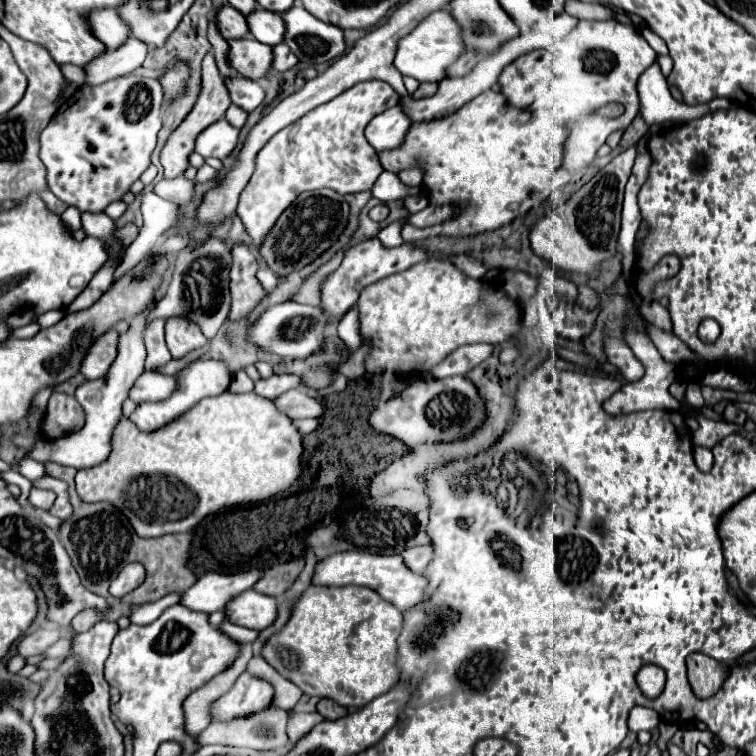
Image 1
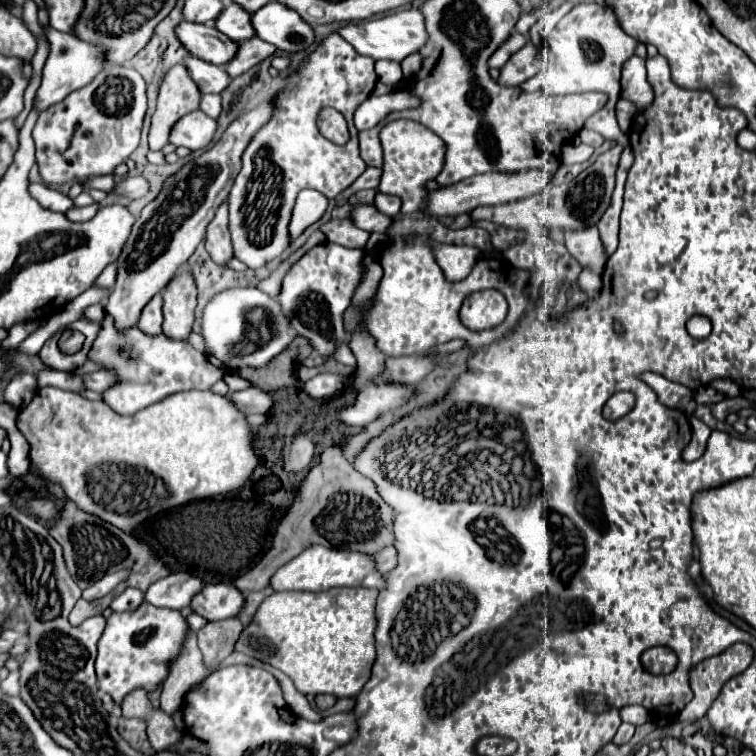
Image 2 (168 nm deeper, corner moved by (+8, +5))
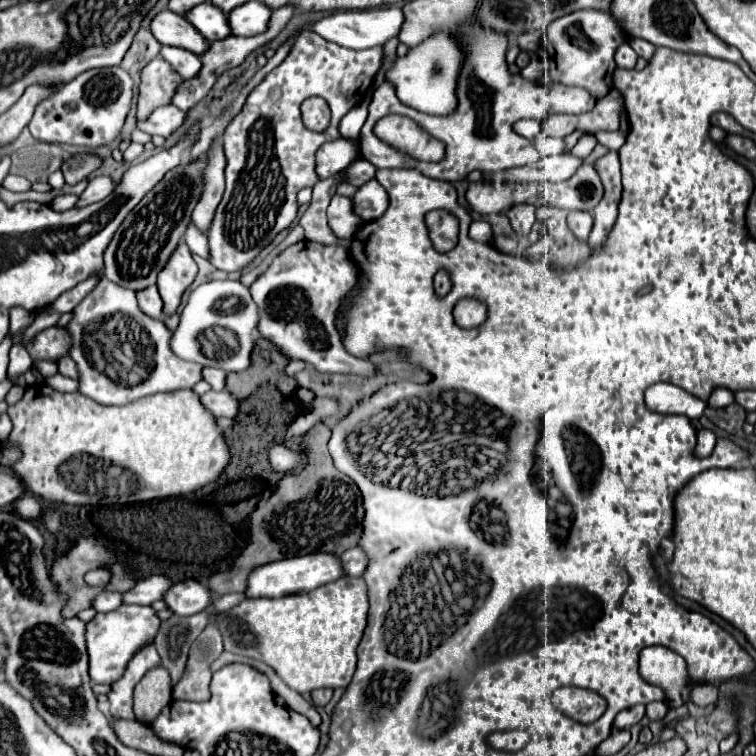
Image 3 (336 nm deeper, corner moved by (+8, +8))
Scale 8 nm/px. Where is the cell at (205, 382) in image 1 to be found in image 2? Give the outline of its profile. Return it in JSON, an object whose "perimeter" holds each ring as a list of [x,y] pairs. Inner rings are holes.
{"perimeter":[[[109,313],[101,321],[101,329],[93,347],[89,349],[89,361],[101,365],[105,371],[113,371],[119,381],[103,391],[103,401],[121,415],[133,415],[167,395],[189,391],[189,389],[209,389],[215,381],[225,375],[225,367],[205,353],[197,351],[185,339],[171,339],[167,335],[145,335],[137,325],[129,329],[117,329]]]}

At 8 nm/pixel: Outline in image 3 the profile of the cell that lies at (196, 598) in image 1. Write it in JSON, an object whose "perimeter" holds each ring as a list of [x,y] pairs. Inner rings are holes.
{"perimeter":[[[149,576],[143,578],[123,594],[125,604],[153,604],[157,600],[163,600],[165,588],[171,588],[173,580],[165,580],[165,576]]]}

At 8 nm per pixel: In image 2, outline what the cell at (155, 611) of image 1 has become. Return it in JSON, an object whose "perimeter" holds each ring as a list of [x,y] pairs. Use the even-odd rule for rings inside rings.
{"perimeter":[[[125,589],[121,595],[117,595],[109,609],[111,611],[129,611],[129,609],[137,609],[143,603],[143,593],[137,589]]]}

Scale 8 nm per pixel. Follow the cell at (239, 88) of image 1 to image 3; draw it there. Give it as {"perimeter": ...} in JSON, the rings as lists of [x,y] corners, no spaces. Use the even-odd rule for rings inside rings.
{"perimeter":[[[163,46],[161,56],[183,76],[183,78],[195,78],[201,72],[201,58],[189,50],[183,48],[173,48],[173,46]]]}

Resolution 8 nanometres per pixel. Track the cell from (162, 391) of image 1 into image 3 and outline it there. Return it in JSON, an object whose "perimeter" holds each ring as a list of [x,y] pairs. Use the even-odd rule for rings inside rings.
{"perimeter":[[[65,356],[65,358],[61,358],[57,364],[59,364],[59,374],[63,374],[63,376],[69,376],[69,378],[75,378],[75,380],[79,380],[77,364],[73,362],[73,358],[71,358],[71,356]]]}

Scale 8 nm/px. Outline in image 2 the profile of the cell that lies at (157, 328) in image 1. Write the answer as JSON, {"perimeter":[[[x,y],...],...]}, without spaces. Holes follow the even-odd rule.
{"perimeter":[[[155,295],[141,311],[137,325],[141,327],[141,331],[149,333],[149,335],[159,335],[161,333],[161,323],[163,323],[163,315],[161,315],[161,307],[163,307],[163,299],[161,295]]]}

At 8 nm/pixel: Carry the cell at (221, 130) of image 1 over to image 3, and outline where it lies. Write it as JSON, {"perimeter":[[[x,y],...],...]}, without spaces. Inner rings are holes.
{"perimeter":[[[161,106],[149,116],[147,122],[139,122],[137,128],[153,136],[157,134],[157,136],[167,138],[185,124],[185,118],[187,118],[187,112],[179,110],[177,106]]]}

